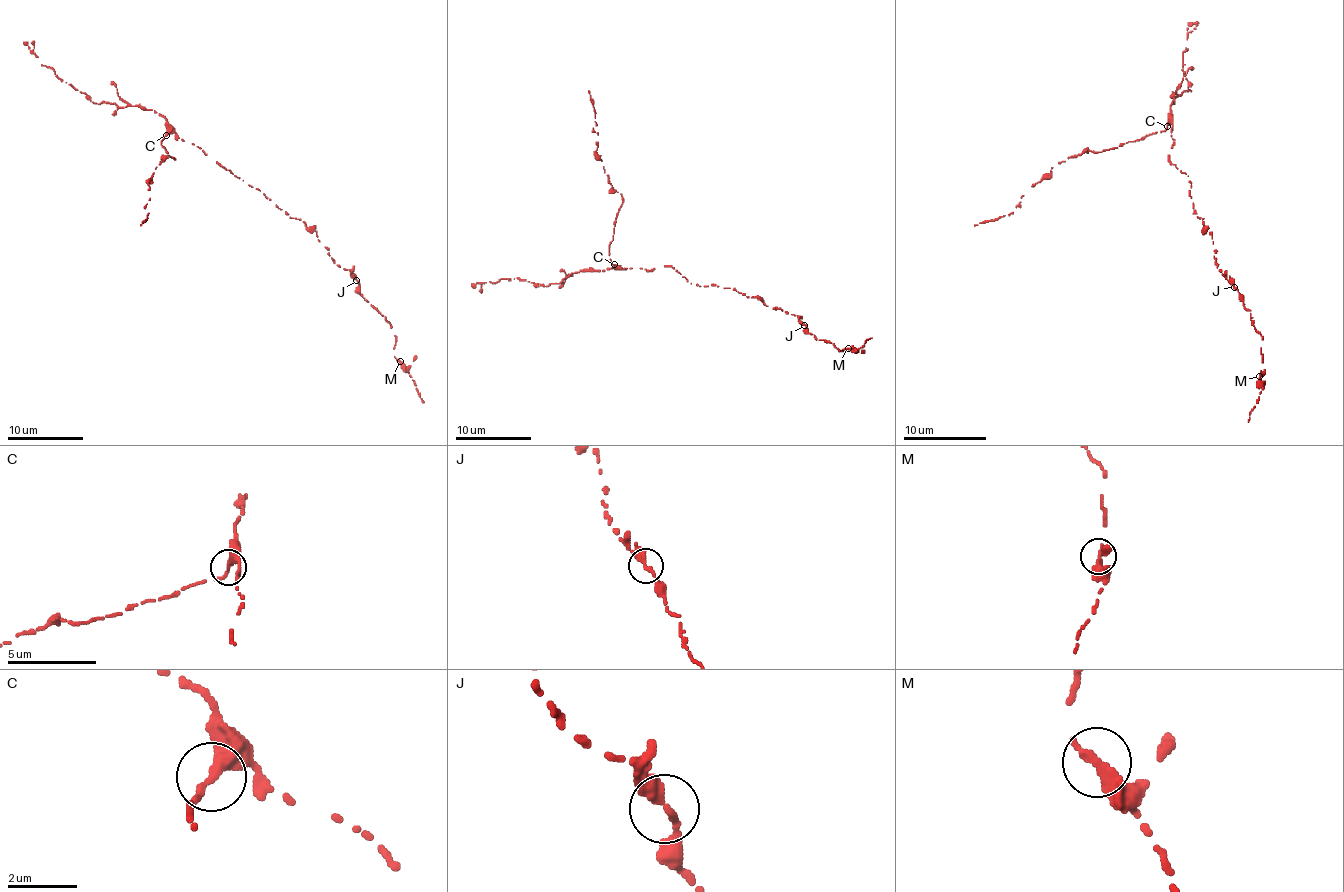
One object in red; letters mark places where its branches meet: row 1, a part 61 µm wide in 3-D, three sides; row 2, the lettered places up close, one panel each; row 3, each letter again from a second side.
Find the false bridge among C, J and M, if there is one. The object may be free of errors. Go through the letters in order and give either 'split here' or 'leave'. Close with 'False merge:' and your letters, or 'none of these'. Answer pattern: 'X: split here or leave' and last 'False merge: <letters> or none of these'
C: split here
J: leave
M: leave
False merge: C

